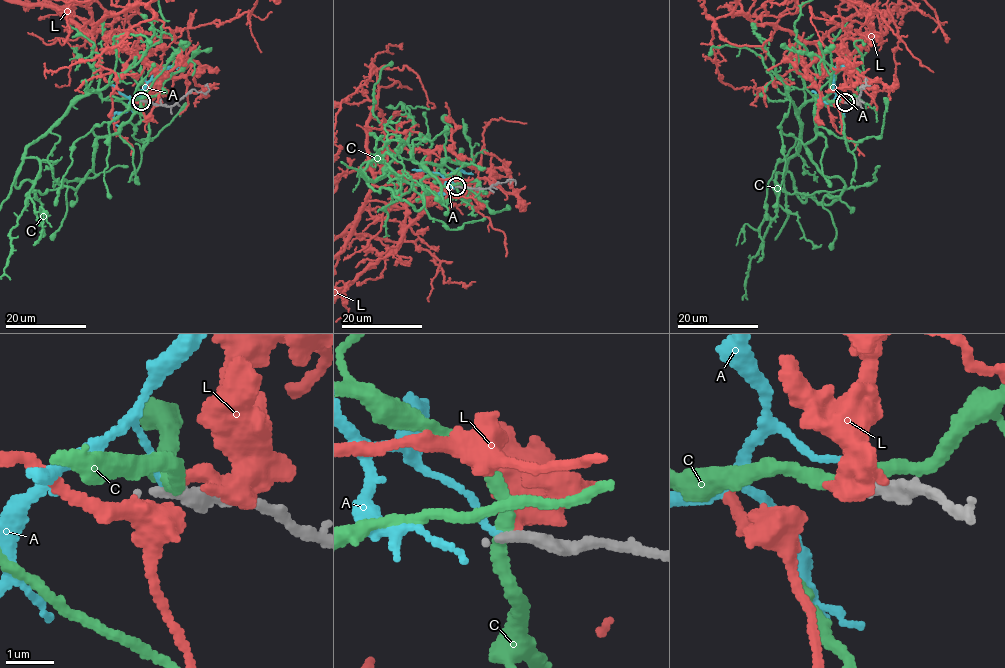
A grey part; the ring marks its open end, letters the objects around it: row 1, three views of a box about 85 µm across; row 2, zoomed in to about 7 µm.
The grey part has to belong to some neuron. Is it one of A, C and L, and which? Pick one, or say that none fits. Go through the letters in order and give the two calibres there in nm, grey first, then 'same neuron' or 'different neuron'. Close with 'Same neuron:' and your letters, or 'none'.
A: 280 nm thick on the grey side, 110 nm on the other; different neuron
C: 300 nm thick on the grey side, 280 nm on the other; different neuron
L: 320 nm thick on the grey side, 320 nm on the other; different neuron
Same neuron: none

